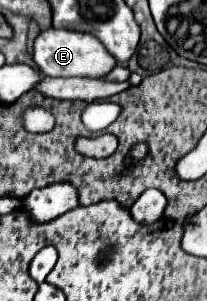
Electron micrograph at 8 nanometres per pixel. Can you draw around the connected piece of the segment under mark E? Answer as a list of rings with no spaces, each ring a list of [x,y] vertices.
[[[67,29],[41,31],[33,45],[33,61],[37,63],[39,71],[49,77],[95,77],[97,79],[109,73],[117,65],[99,39],[91,37],[89,33],[67,31]]]

